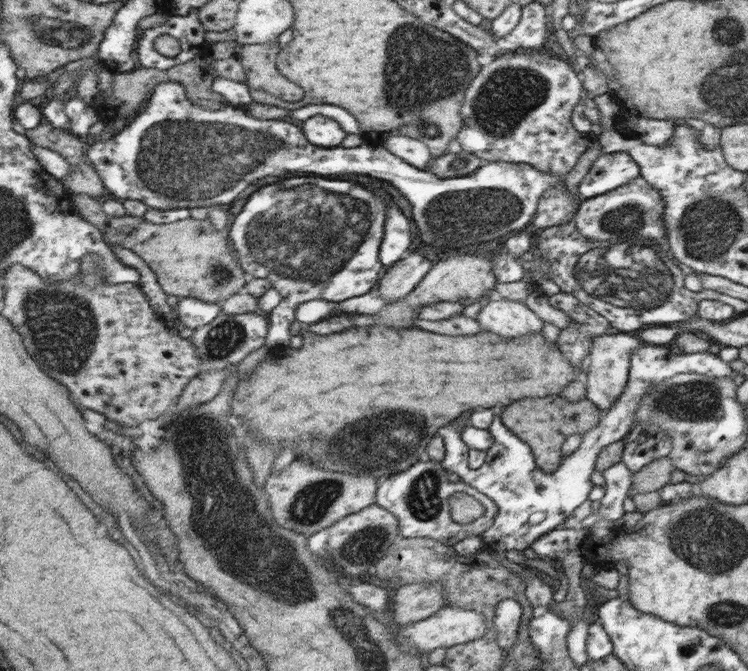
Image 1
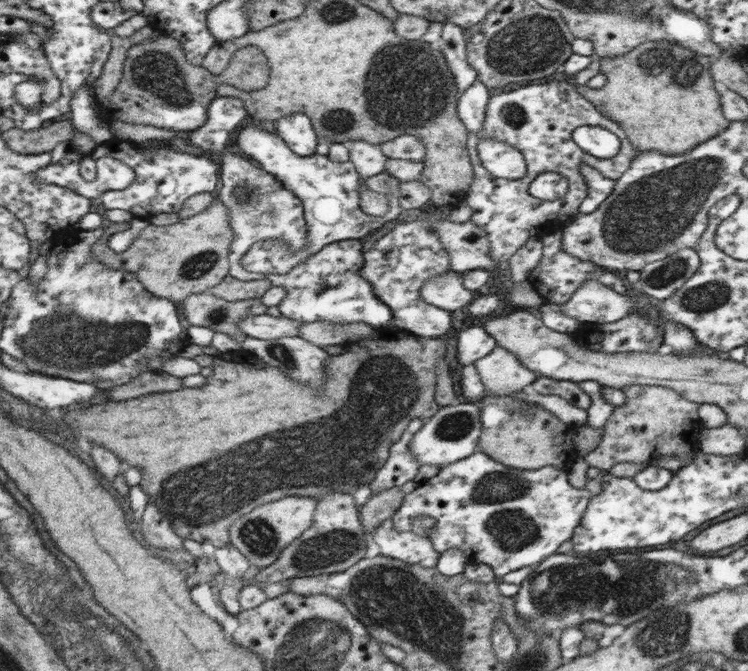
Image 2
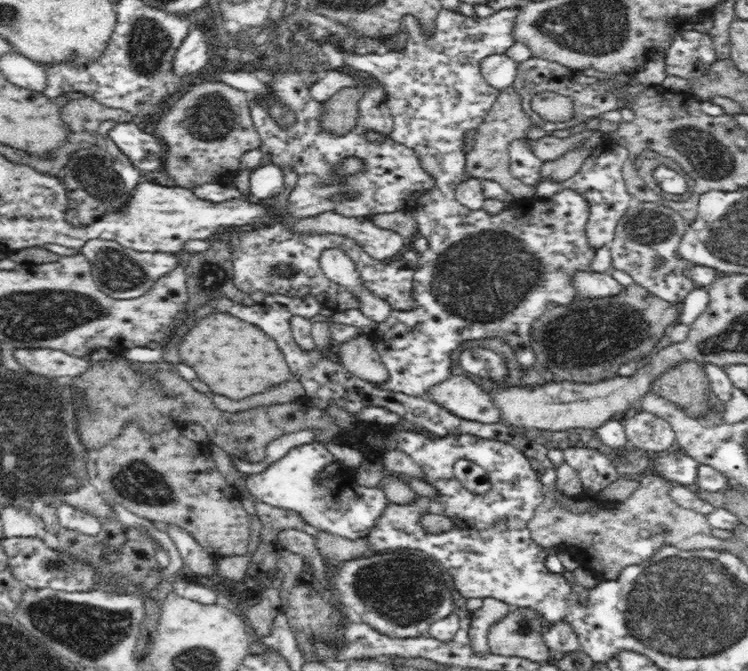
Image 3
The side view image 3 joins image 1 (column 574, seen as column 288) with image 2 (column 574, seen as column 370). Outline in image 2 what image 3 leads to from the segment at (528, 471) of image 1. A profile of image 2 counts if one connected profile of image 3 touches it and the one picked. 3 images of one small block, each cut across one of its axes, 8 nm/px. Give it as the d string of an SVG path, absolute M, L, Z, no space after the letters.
M476 450L472 455L440 468L436 476L420 483L415 490L405 494L400 508L390 519L398 532L411 530L414 520L434 518L435 528L431 534L433 547L441 552L459 548L469 561L492 567L497 577L520 570L524 566L536 565L546 556L557 552L557 548L570 539L574 529L582 522L584 512L592 498L588 489L574 488L567 477L567 468L554 466L530 470L514 470L494 460L486 453Z

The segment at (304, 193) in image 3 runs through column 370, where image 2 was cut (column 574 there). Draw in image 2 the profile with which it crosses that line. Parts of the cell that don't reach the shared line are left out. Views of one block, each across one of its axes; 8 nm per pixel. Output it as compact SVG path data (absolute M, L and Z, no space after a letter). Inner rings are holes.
M567 81L515 86L492 94L480 130L467 133L467 151L474 168L474 179L465 193L464 201L473 210L471 221L486 232L489 255L497 262L509 260L527 240L534 240L534 236L543 238L562 230L568 219L580 214L580 205L588 192L586 179L582 178L580 172L582 164L588 164L604 177L618 180L628 171L637 153L625 129L620 129L617 122L604 116L577 91L576 85ZM579 126L601 126L616 134L621 140L619 153L612 158L598 158L584 152L572 138L572 133ZM485 137L501 140L522 152L526 175L516 180L496 179L486 171L477 149ZM546 172L566 177L568 188L561 200L543 201L528 192L530 183Z

